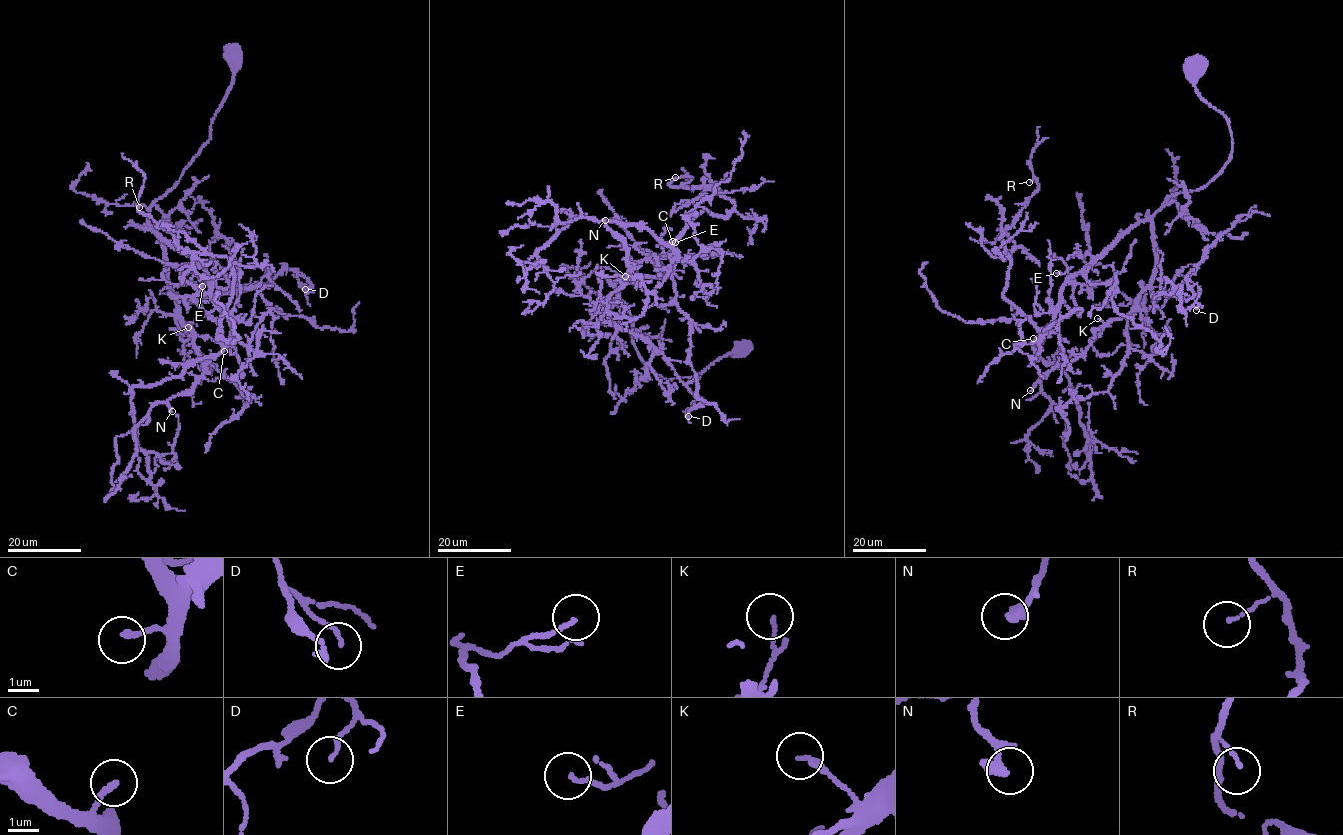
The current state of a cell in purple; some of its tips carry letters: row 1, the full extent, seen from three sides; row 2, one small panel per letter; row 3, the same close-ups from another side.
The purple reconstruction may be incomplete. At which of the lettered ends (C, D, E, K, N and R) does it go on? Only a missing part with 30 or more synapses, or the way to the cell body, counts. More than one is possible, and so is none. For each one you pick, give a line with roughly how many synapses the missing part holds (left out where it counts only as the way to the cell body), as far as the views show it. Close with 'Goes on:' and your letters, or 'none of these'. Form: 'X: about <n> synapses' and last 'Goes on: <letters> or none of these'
Goes on: none of these

